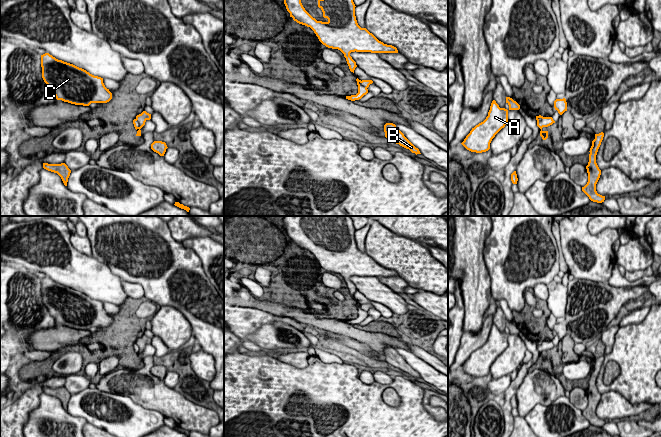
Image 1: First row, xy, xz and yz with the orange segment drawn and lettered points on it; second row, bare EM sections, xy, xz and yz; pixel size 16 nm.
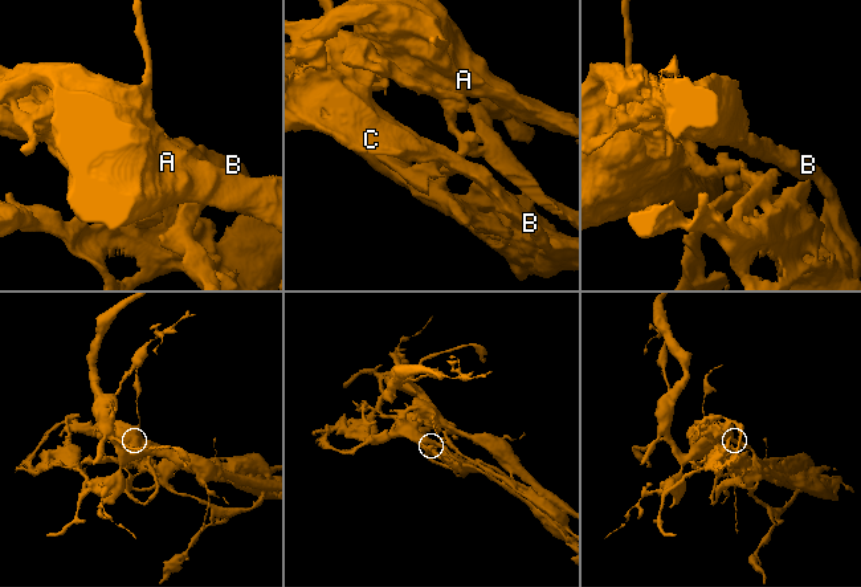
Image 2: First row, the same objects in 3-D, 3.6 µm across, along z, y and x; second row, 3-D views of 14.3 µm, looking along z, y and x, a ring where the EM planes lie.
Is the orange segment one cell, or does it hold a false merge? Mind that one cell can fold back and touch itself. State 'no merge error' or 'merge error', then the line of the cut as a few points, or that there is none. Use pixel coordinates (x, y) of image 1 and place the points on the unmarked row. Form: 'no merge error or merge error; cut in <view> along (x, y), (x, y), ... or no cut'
merge error; cut in xz along (360, 305), (366, 312)

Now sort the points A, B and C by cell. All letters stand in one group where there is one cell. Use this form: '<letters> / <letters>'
A / B C

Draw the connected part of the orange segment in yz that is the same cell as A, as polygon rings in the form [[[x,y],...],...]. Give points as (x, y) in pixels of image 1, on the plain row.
[[[493,324],[486,343],[472,352],[461,368],[471,376],[486,376],[490,373],[492,363],[505,351],[507,346],[508,334],[500,332]]]

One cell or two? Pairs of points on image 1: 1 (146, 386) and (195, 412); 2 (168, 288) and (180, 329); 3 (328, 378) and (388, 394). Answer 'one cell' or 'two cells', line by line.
1: one cell
2: two cells
3: two cells

